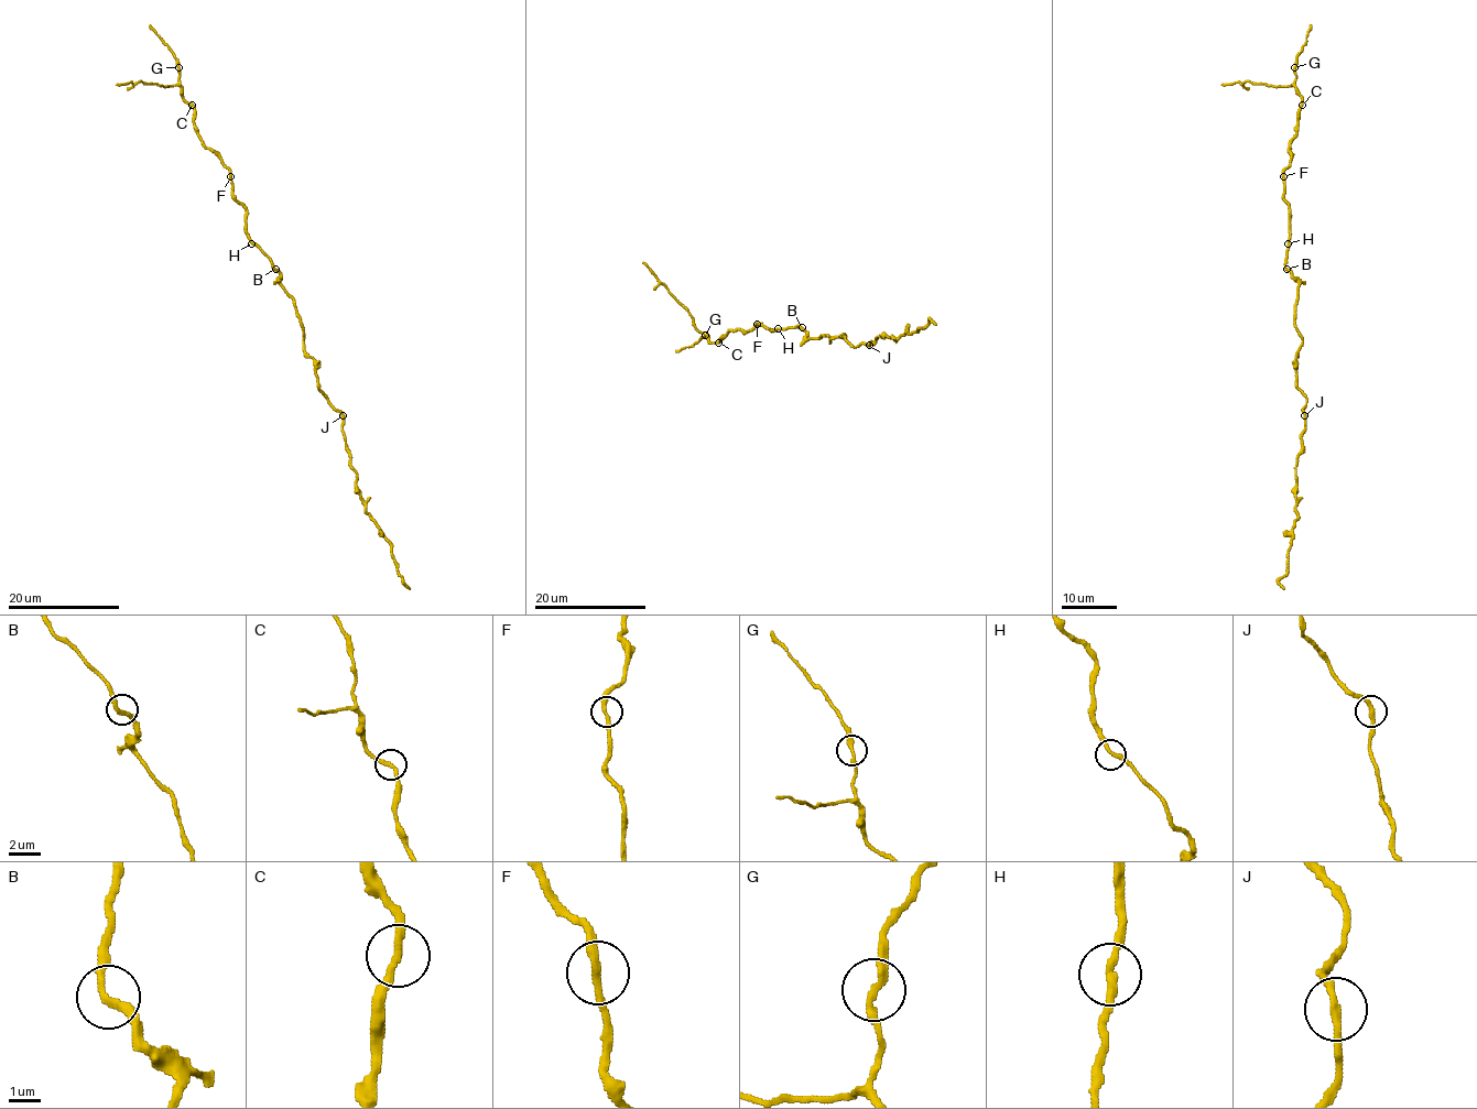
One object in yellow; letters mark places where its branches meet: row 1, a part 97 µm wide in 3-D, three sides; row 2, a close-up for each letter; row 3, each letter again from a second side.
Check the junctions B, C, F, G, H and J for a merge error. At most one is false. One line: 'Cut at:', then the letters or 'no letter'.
Cut at: no letter

